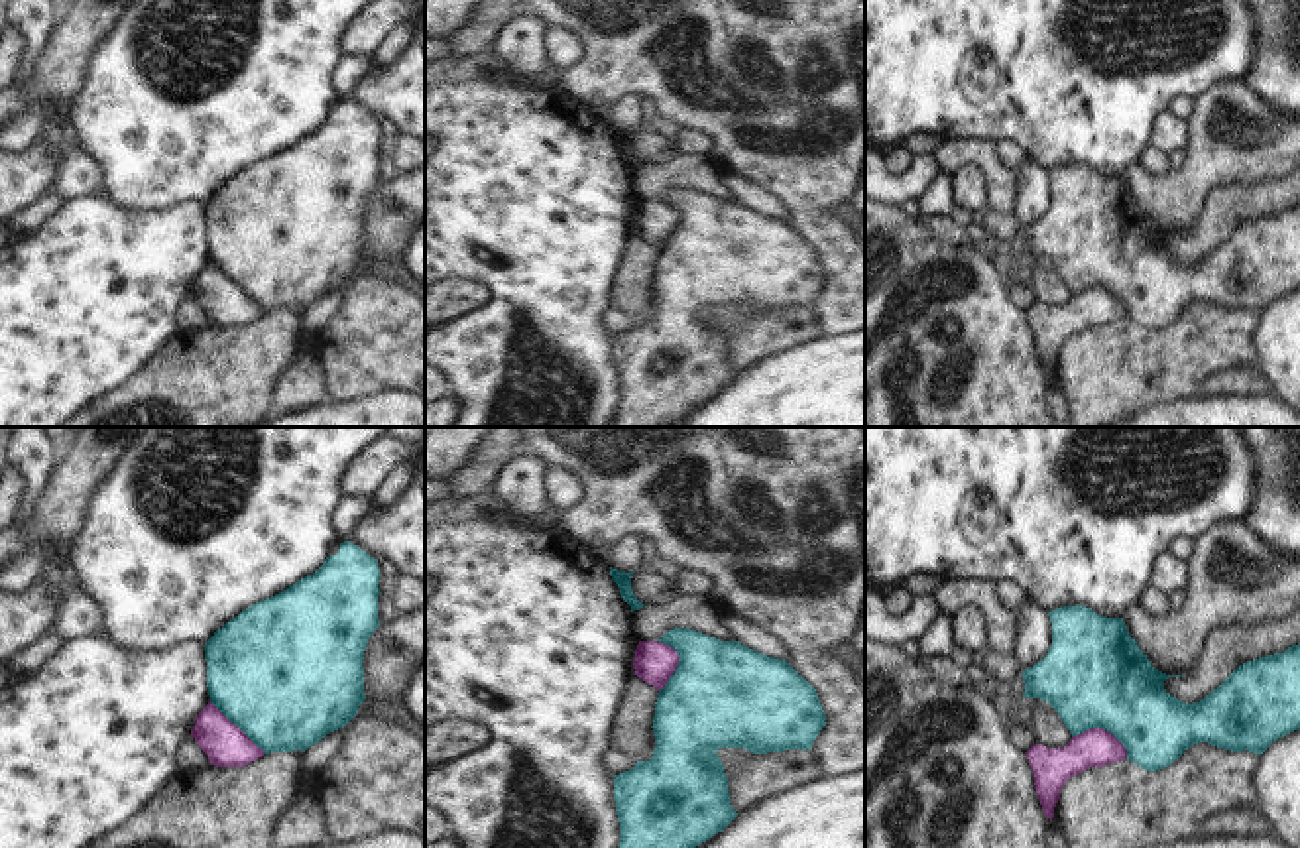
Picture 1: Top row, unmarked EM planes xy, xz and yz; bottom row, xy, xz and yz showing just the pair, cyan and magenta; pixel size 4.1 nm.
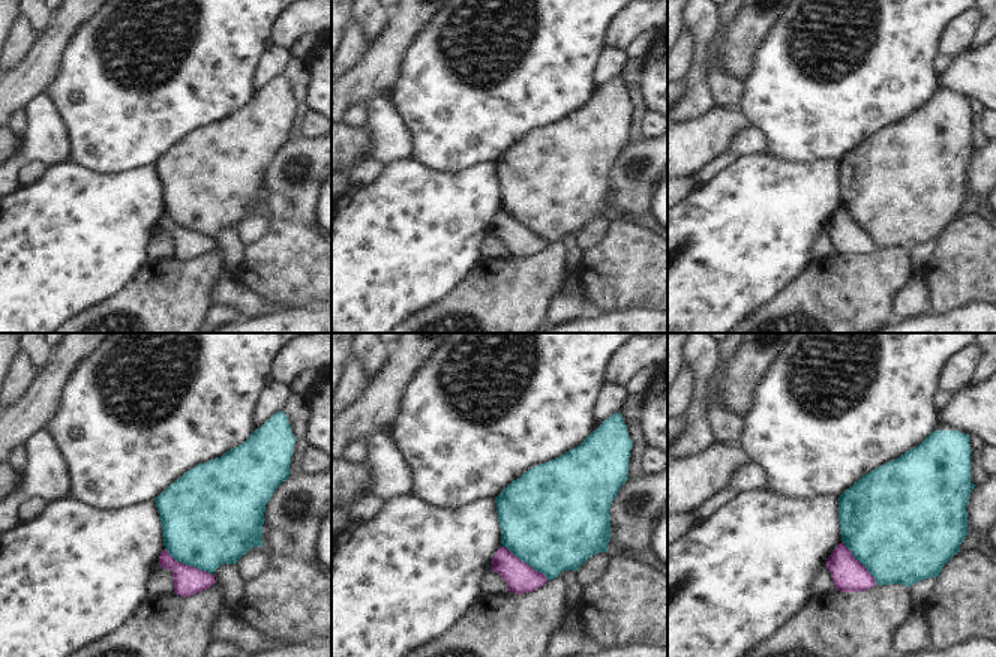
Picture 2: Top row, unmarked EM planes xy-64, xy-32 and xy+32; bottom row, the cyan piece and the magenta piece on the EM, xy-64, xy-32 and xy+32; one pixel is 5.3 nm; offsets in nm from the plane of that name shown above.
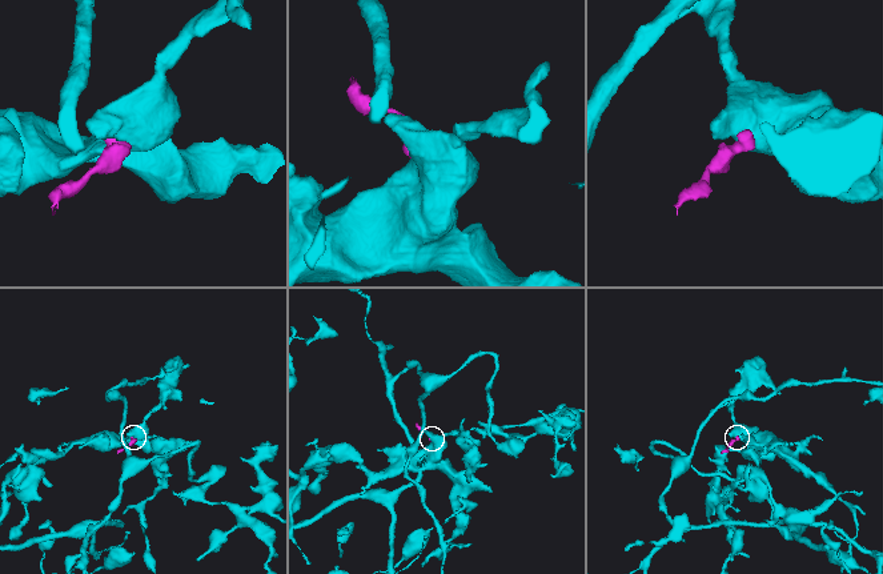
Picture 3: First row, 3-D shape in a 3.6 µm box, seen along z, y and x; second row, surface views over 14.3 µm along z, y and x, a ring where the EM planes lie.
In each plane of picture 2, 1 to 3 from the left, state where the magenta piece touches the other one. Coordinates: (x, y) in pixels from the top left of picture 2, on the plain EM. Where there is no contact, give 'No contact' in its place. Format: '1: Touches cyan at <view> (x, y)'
1: Touches cyan at xy-64 (188, 228)
2: Touches cyan at xy-32 (525, 225)
3: Touches cyan at xy+32 (858, 224).

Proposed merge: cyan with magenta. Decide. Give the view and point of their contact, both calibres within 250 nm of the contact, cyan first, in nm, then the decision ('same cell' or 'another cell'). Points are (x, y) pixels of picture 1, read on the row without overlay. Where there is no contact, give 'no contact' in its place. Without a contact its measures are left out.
yz (1104, 288) | 420/160 nm | another cell

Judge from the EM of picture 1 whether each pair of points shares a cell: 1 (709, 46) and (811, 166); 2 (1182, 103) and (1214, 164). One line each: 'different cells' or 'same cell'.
1: same cell
2: different cells

